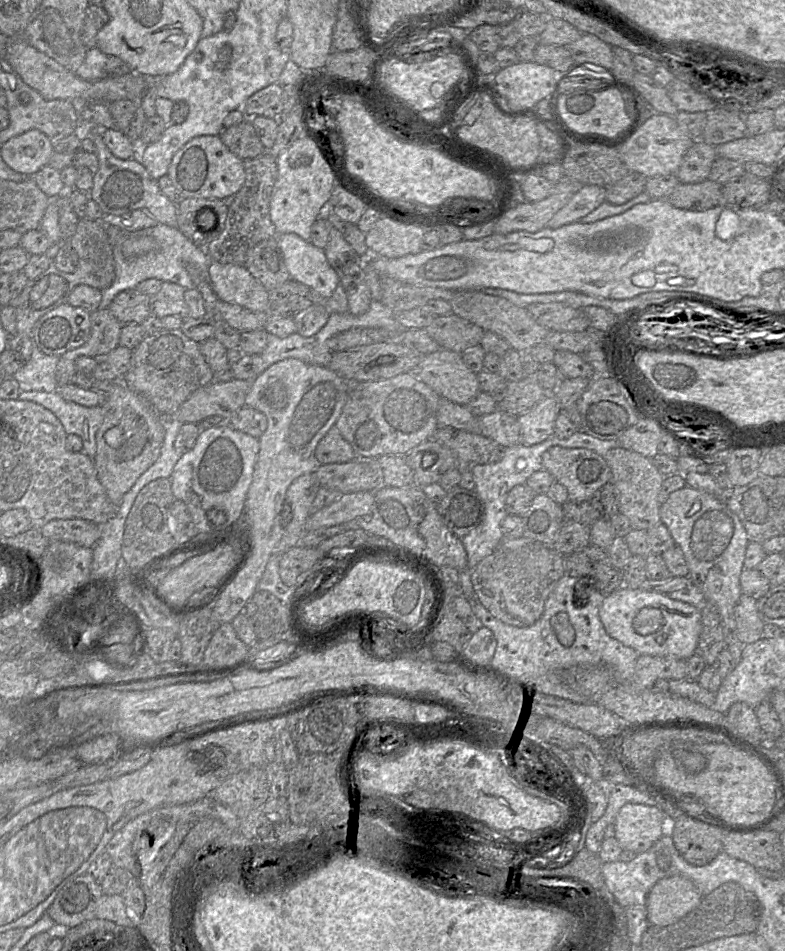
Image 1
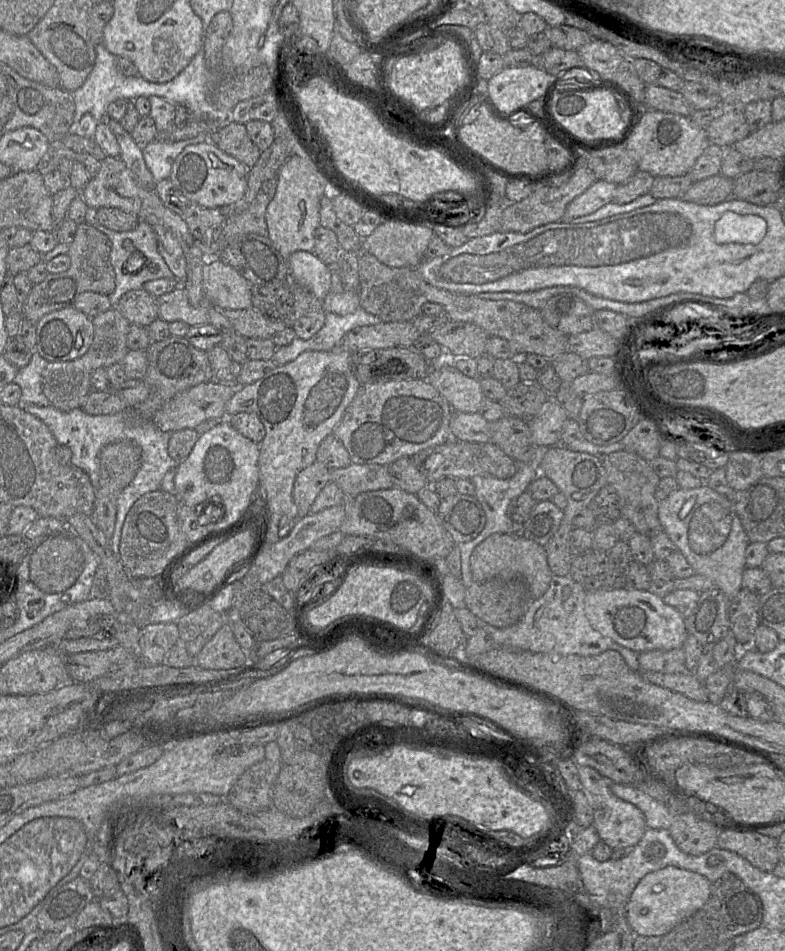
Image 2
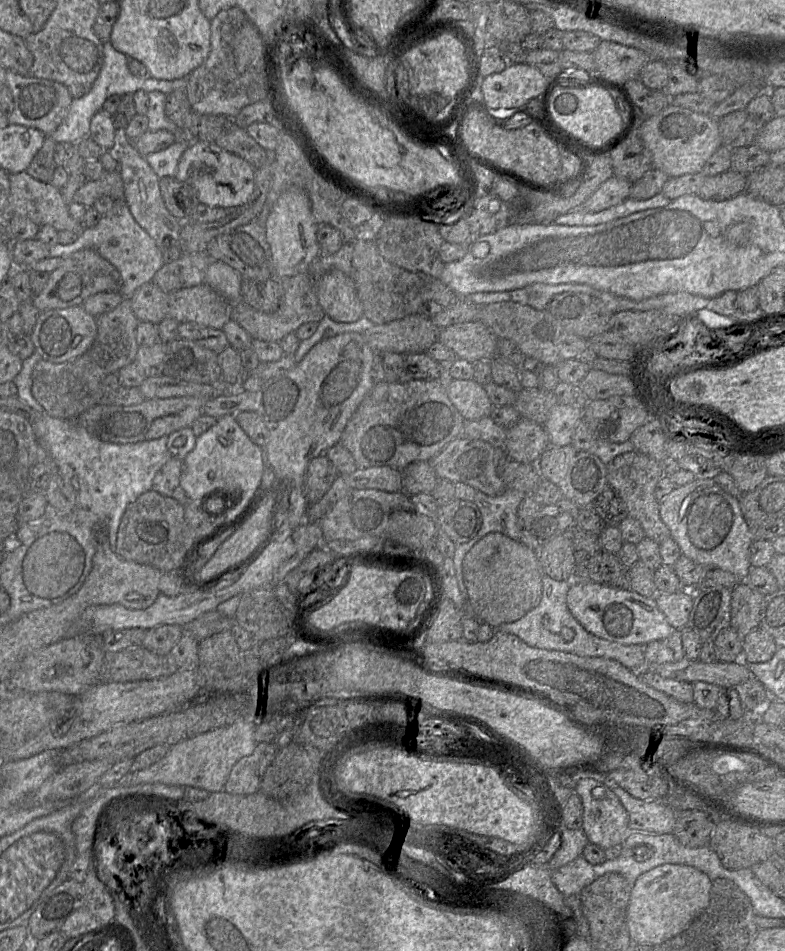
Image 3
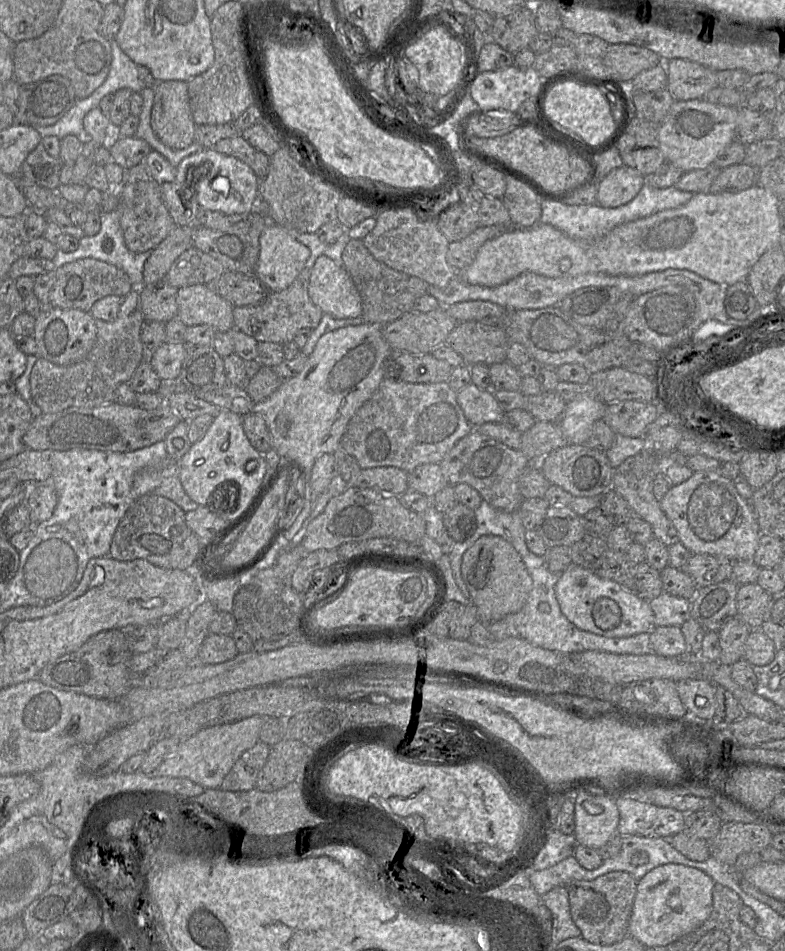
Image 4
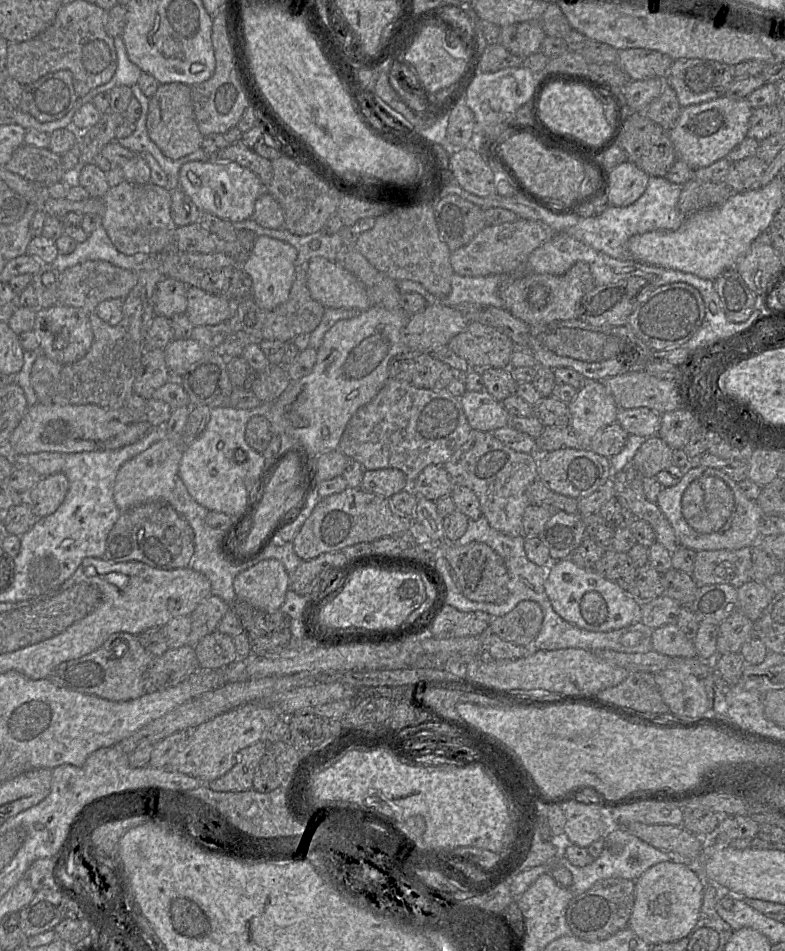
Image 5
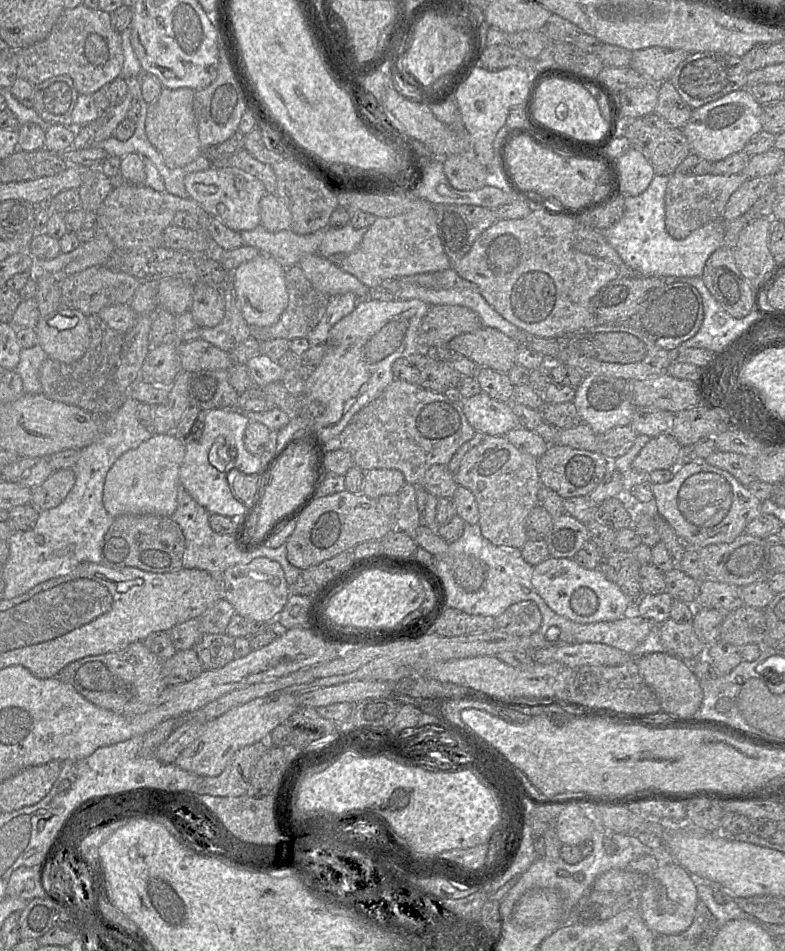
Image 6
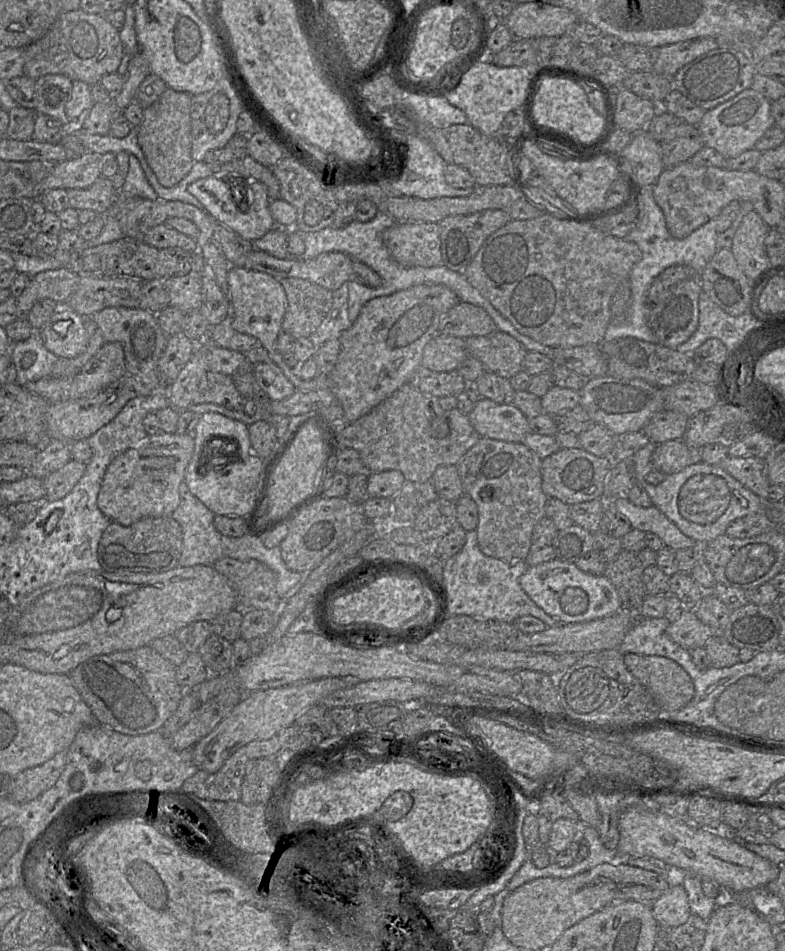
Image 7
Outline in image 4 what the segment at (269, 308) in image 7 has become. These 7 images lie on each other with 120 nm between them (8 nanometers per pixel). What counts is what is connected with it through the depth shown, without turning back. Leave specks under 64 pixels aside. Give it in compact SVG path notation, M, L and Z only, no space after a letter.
M266 214L265 220L267 225L259 239L260 251L255 276L268 292L278 292L289 287L303 270L310 256L310 250L296 239L295 233L291 229L270 222L270 215Z

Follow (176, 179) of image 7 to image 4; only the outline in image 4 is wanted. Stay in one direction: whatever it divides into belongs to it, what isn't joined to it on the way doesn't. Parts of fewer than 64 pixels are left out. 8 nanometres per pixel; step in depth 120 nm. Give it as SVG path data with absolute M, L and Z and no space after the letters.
M158 82L151 113L151 127L159 140L172 149L183 149L195 141L196 124L190 109L188 83Z

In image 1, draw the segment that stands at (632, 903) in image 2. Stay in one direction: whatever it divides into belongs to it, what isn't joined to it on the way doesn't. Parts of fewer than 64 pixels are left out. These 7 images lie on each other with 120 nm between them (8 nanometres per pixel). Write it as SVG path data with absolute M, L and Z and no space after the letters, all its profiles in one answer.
M683 876L658 880L649 891L645 909L650 925L667 926L695 909L703 895L695 884Z

